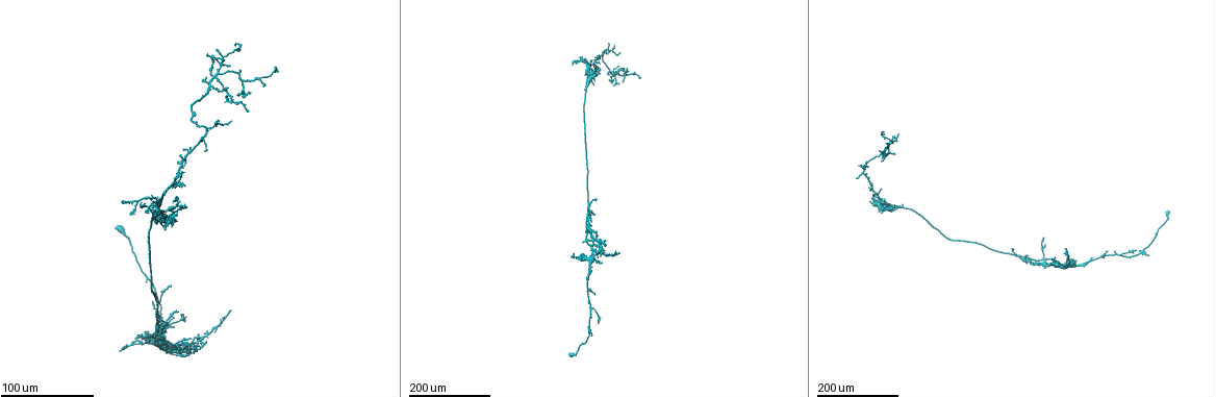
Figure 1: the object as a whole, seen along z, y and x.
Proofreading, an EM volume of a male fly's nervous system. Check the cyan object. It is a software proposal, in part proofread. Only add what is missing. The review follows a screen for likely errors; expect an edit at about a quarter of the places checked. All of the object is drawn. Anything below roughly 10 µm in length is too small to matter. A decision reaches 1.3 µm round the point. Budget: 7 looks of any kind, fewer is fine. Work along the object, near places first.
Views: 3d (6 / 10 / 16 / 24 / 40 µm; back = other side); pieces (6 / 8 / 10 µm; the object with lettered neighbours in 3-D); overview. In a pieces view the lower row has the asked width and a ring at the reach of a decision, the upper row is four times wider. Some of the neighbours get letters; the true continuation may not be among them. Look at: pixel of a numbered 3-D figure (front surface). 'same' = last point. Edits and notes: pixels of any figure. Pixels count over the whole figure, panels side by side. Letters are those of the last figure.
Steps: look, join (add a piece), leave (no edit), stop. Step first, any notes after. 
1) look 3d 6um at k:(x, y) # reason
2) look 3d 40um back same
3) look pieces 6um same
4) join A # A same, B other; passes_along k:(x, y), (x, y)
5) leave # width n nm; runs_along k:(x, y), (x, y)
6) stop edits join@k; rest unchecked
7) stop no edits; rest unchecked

look 3d 24um at 1:(884, 202) # free end

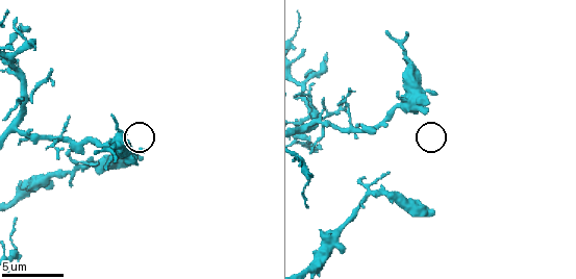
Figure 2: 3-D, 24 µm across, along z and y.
look pieces 8um at 2:(364, 176)

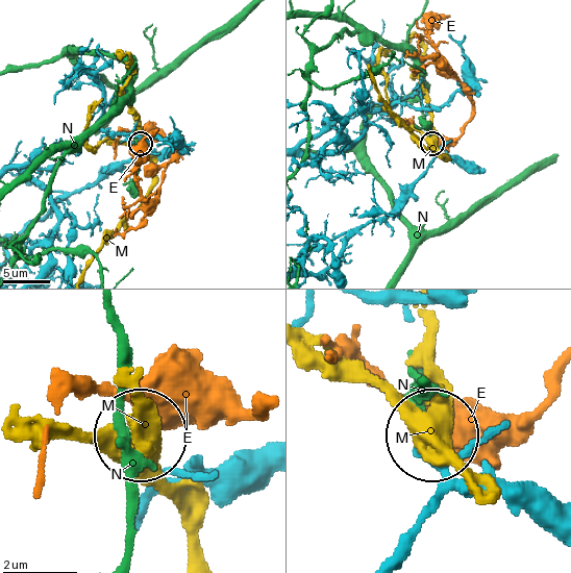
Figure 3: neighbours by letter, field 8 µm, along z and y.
leave # E other, M other, N other; none of them fits

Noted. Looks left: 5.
look 3d 24um at 1:(879, 149) # an open end

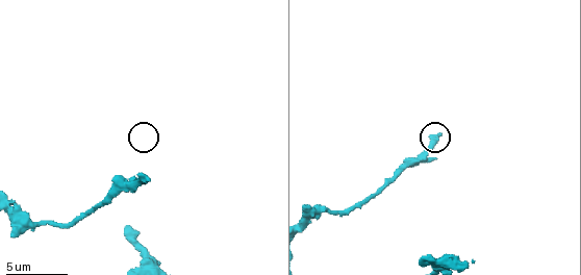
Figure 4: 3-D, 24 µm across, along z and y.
look pieces 10um at 4:(146, 180)

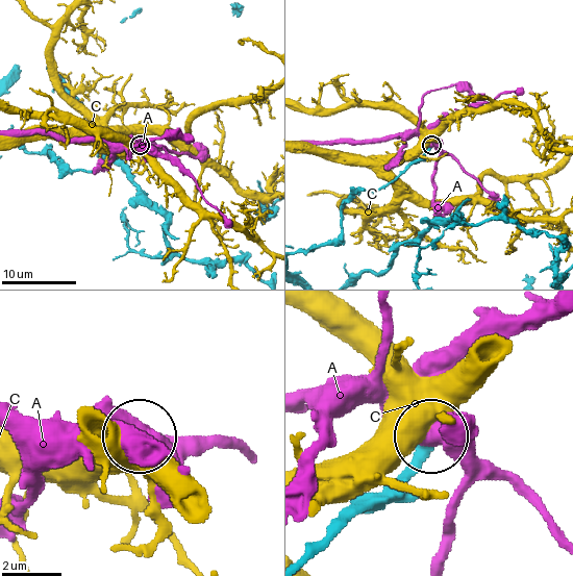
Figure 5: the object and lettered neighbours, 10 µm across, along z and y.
leave # A other, C other; no lettered piece goes on from it

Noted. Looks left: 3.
look 3d 40um at 1:(577, 65) # free end

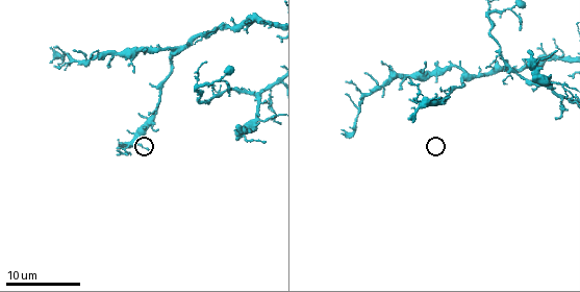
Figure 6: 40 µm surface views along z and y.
look 3d 10um at 6:(411, 117)

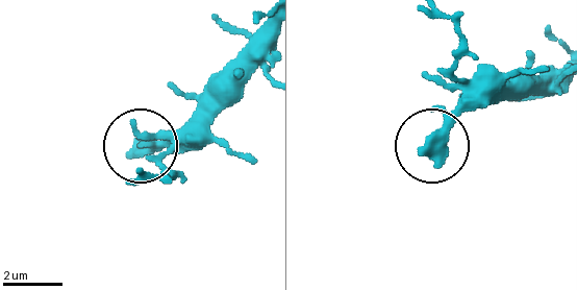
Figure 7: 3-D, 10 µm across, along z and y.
look pieces 10um at 7:(132, 153)

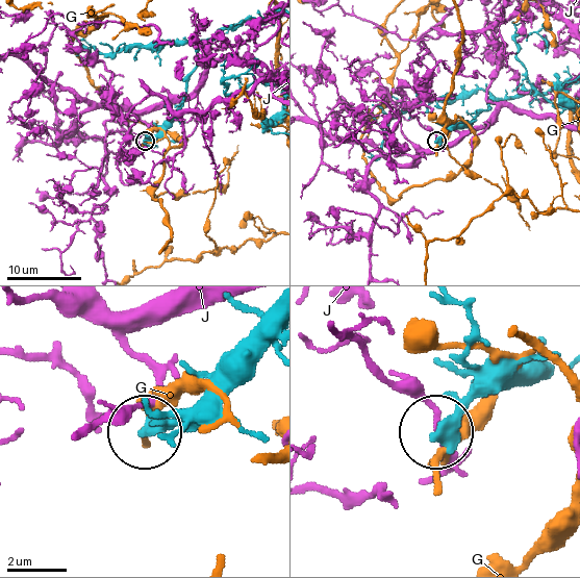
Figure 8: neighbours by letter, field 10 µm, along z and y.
leave # width 460 nm; G other, J other; no lettered piece goes on from it

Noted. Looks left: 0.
stop no edits; rest unchecked

